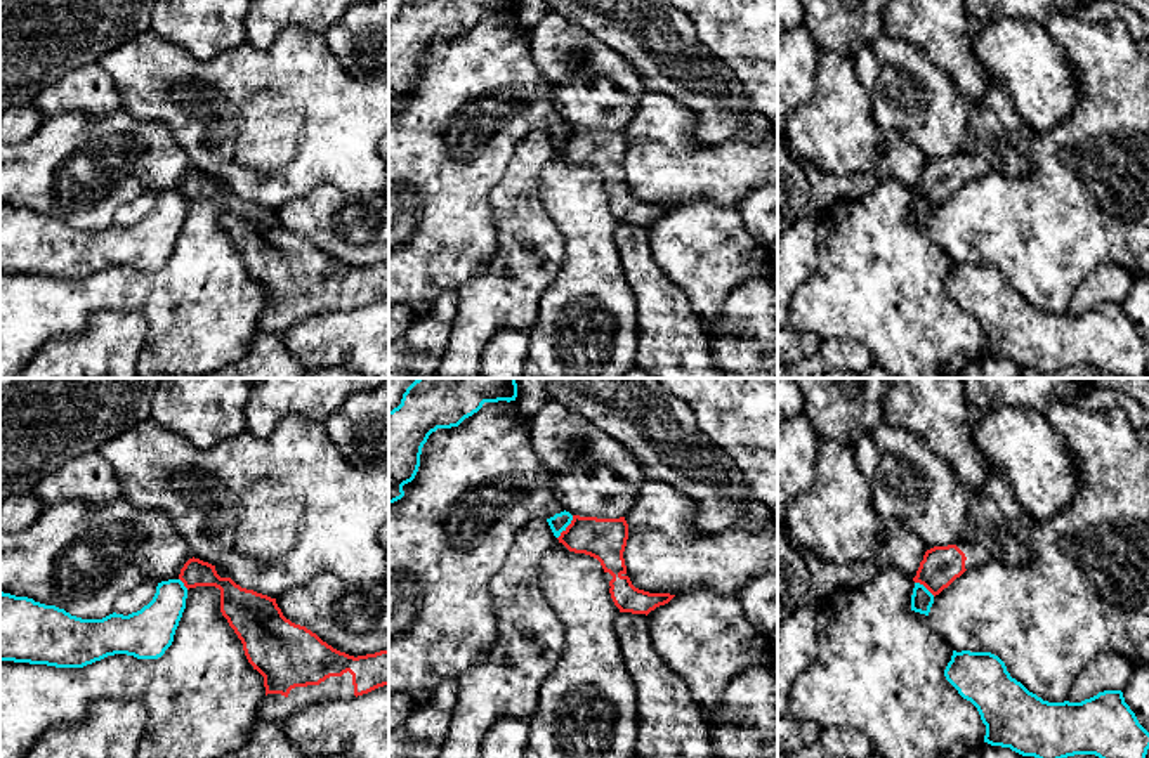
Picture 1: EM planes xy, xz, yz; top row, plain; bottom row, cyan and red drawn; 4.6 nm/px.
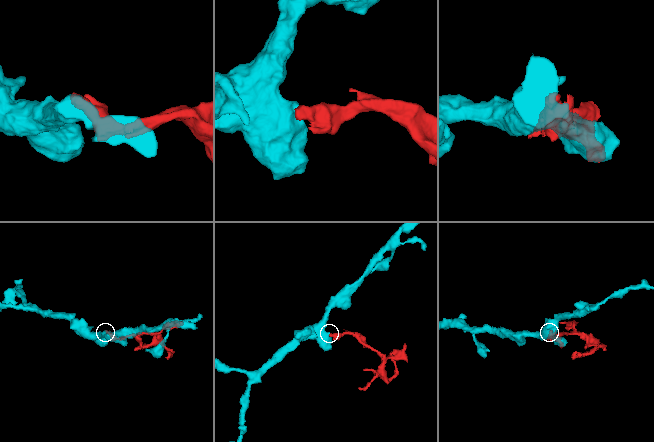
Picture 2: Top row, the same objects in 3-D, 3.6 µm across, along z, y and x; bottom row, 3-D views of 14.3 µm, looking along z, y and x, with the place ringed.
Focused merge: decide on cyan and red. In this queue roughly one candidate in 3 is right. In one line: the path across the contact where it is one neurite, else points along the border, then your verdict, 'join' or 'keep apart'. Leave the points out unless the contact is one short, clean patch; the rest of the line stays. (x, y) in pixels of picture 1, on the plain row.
border xz (573, 127), (558, 150); keep apart

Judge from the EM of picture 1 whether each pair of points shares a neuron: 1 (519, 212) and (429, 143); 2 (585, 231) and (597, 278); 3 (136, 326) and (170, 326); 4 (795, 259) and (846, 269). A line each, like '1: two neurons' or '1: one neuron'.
1: two neurons
2: one neuron
3: two neurons
4: two neurons

